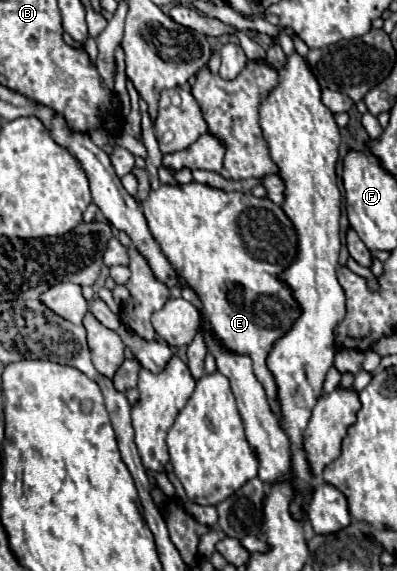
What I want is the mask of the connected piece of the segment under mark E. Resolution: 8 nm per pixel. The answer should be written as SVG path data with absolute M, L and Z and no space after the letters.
M198 182L186 186L160 186L158 190L152 190L142 204L142 212L152 238L168 258L174 272L186 280L186 284L204 304L212 338L224 350L252 358L256 378L264 386L270 404L278 408L278 386L266 366L266 358L276 340L280 340L300 316L300 306L294 300L292 290L280 280L280 274L294 262L298 254L298 238L290 218L268 198L256 198L244 192L224 192Z

